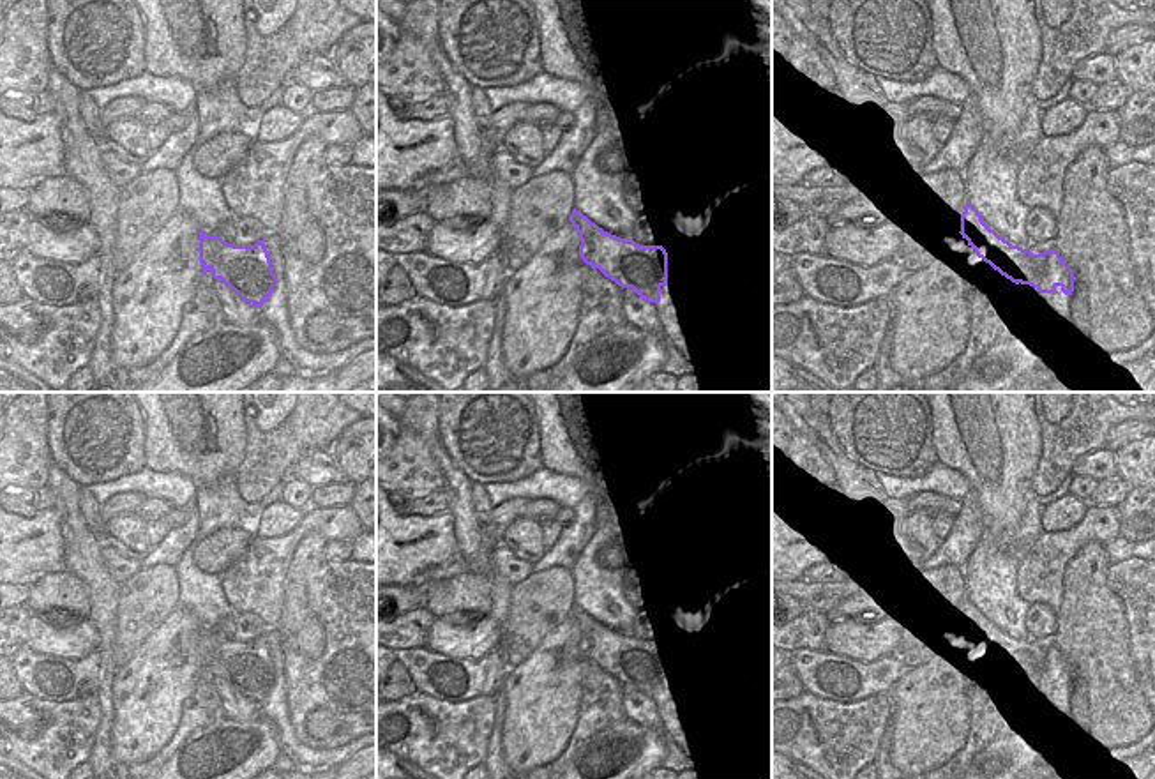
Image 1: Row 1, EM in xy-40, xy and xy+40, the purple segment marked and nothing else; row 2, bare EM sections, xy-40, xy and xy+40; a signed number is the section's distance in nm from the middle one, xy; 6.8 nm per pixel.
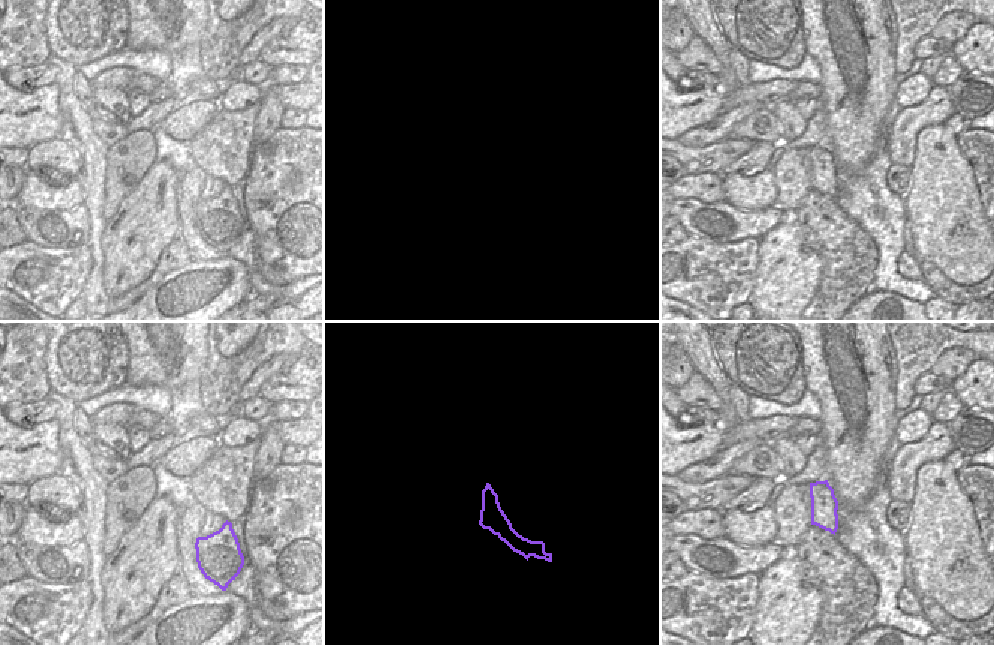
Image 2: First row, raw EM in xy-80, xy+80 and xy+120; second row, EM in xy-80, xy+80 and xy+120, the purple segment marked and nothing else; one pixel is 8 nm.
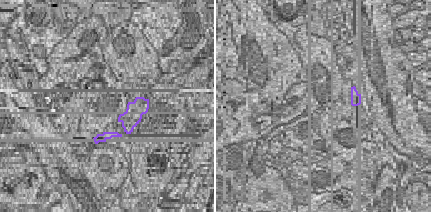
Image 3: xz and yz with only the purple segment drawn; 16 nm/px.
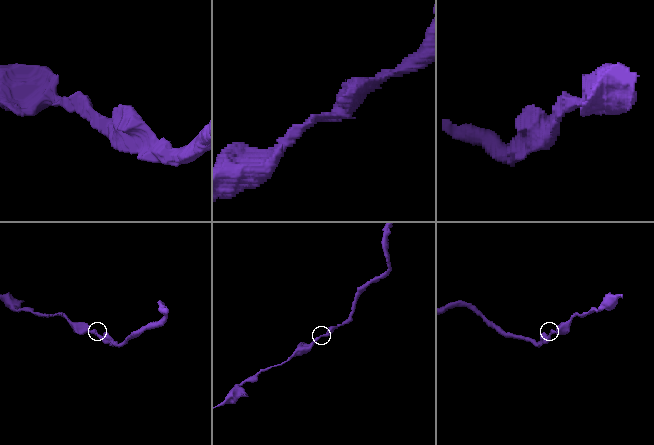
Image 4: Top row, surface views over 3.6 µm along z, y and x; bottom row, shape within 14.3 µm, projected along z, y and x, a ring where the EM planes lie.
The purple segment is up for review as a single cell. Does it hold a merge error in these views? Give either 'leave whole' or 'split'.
leave whole

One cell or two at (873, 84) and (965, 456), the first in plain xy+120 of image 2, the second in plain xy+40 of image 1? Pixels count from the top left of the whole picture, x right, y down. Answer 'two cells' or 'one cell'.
one cell

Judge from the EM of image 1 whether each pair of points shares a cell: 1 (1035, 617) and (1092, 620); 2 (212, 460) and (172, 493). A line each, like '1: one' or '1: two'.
1: two
2: two

